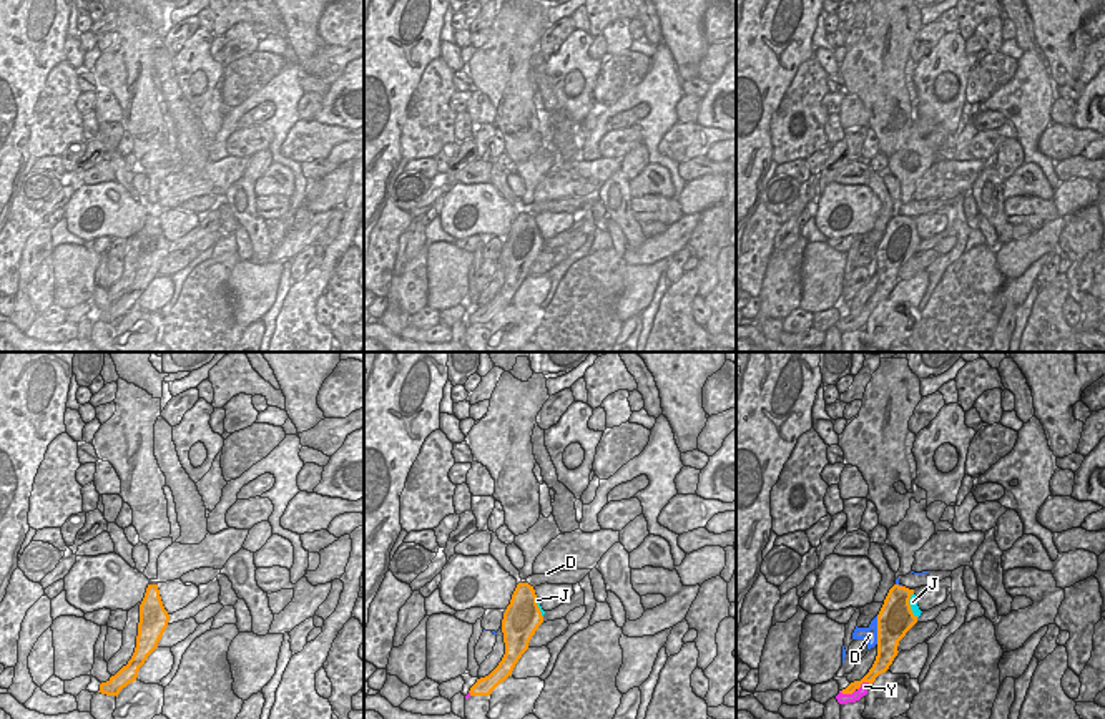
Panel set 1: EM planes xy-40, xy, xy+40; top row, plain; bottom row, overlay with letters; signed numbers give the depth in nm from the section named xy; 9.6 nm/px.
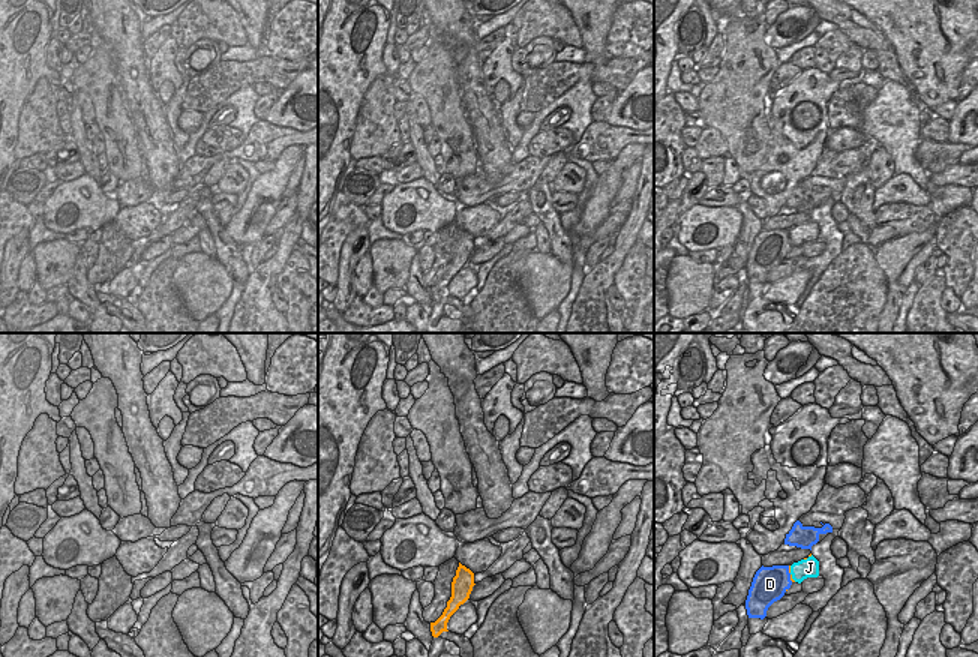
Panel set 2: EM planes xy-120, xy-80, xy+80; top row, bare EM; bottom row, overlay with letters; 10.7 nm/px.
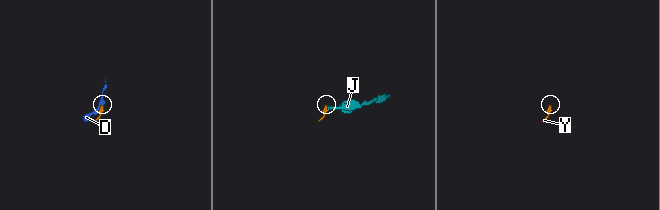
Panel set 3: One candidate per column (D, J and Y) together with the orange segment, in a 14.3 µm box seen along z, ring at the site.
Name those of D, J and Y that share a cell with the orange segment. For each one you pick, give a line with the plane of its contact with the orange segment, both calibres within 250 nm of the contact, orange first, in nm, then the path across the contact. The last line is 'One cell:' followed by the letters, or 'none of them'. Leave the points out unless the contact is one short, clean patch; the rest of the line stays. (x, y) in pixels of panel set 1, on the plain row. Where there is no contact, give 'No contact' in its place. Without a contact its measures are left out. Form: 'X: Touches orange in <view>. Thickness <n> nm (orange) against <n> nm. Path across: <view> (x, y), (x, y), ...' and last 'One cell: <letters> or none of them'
D: Touches orange in xy+40. Thickness 340 nm (orange) against 140 nm
Y: Touches orange in xy+40. Thickness 90 nm (orange) against 100 nm. Path across: xy+40 (856, 313), (846, 321), (841, 326)
One cell: D, Y.

